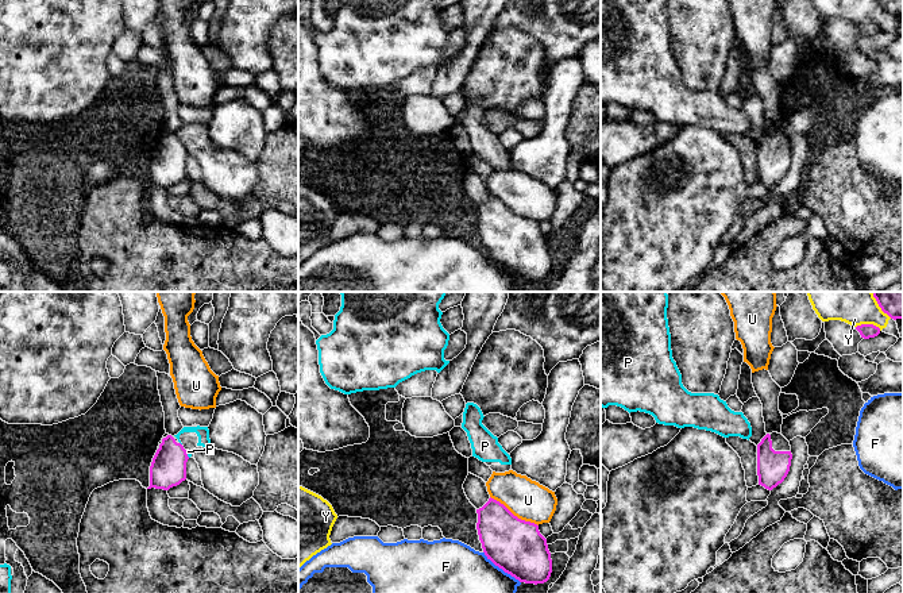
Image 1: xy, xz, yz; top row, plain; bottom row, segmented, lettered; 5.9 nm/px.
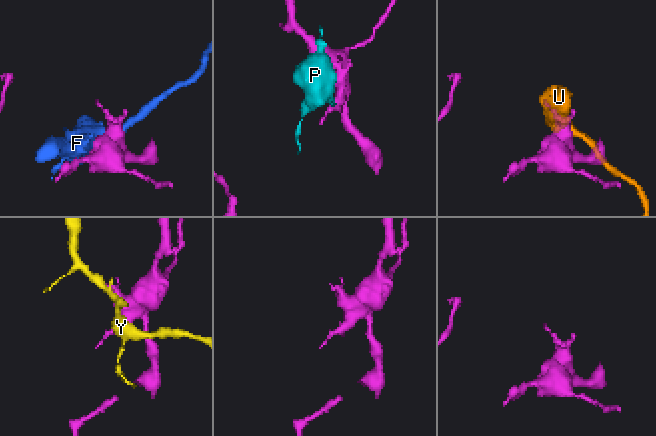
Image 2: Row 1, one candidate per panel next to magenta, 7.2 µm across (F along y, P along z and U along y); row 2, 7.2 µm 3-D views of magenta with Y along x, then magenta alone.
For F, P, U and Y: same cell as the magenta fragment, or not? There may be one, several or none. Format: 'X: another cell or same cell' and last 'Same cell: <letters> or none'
F: another cell
P: another cell
U: another cell
Y: another cell
Same cell: none

